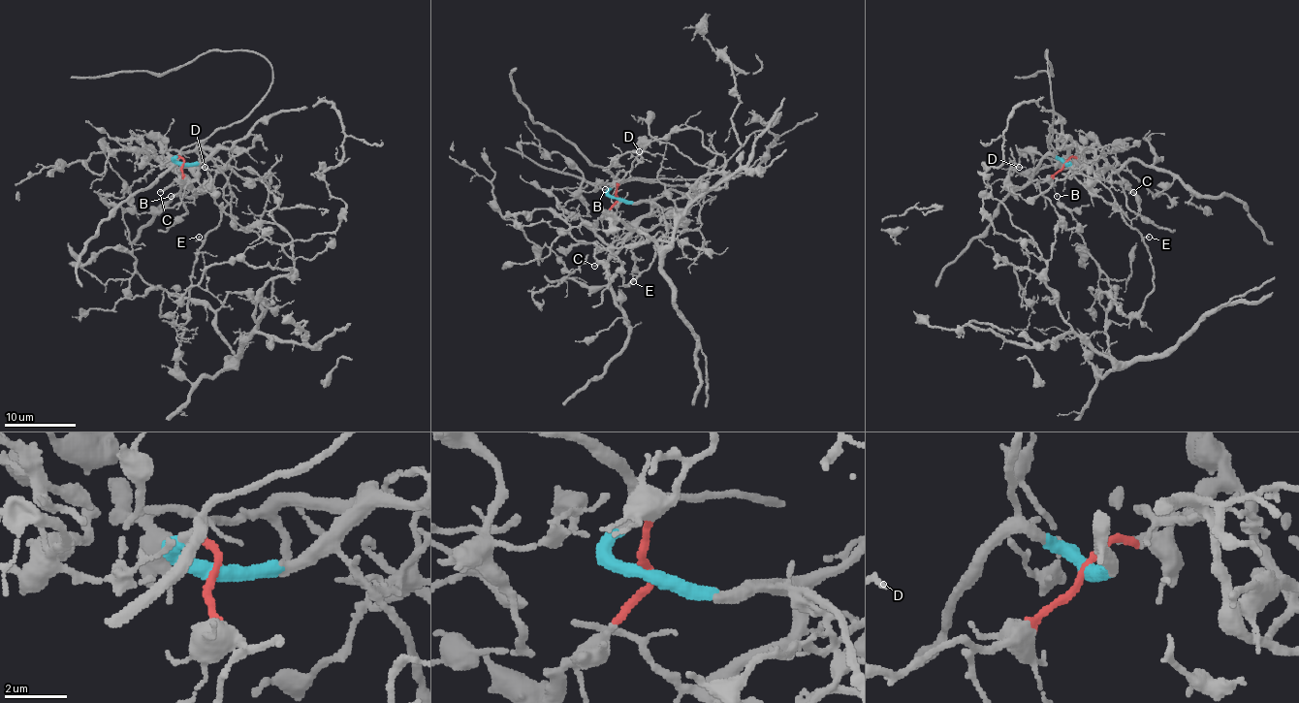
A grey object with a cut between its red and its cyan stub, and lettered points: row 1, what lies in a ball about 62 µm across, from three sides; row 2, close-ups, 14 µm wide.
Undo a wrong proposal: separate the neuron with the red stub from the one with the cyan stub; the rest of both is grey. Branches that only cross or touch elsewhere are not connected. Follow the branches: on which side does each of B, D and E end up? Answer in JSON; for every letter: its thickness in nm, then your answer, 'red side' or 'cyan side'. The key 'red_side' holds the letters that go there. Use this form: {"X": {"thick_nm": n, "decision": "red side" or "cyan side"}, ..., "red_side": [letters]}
{"B": {"thick_nm": 130, "decision": "red side"}, "D": {"thick_nm": 180, "decision": "red side"}, "E": {"thick_nm": 100, "decision": "cyan side"}, "red_side": ["B", "D"]}

